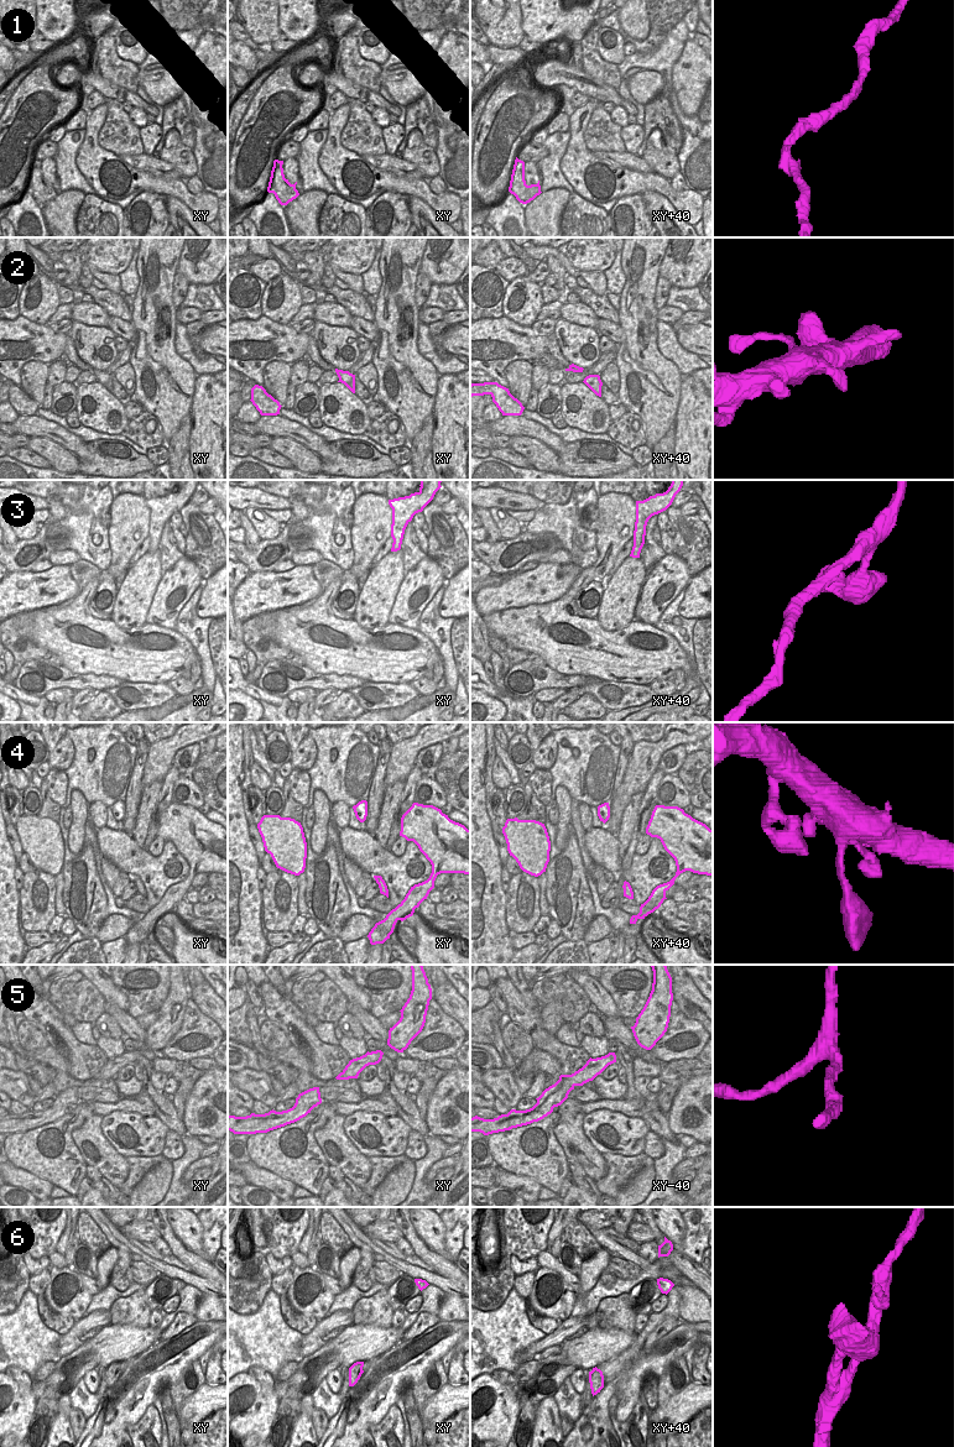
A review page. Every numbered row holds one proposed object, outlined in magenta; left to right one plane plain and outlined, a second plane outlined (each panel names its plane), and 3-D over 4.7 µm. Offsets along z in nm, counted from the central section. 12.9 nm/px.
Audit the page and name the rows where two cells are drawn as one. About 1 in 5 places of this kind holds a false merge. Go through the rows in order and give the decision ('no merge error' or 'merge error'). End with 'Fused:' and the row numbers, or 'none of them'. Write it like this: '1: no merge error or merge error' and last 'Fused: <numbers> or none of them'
1: no merge error
2: no merge error
3: no merge error
4: no merge error
5: no merge error
6: no merge error
Fused: none of them

